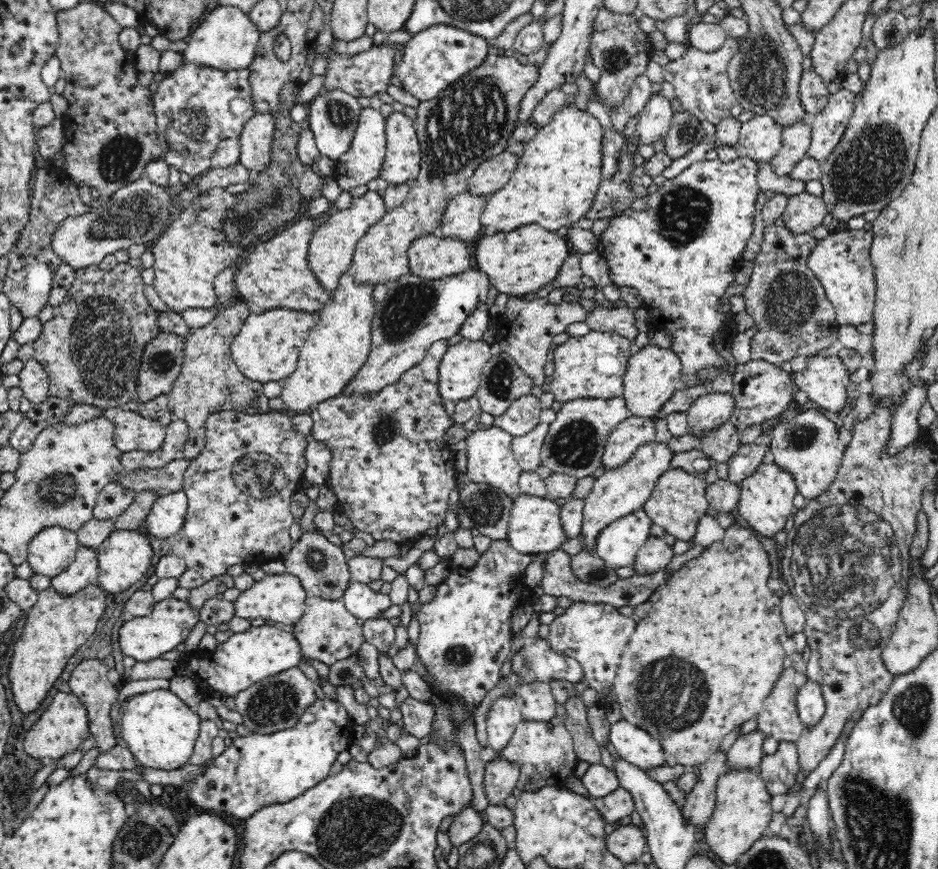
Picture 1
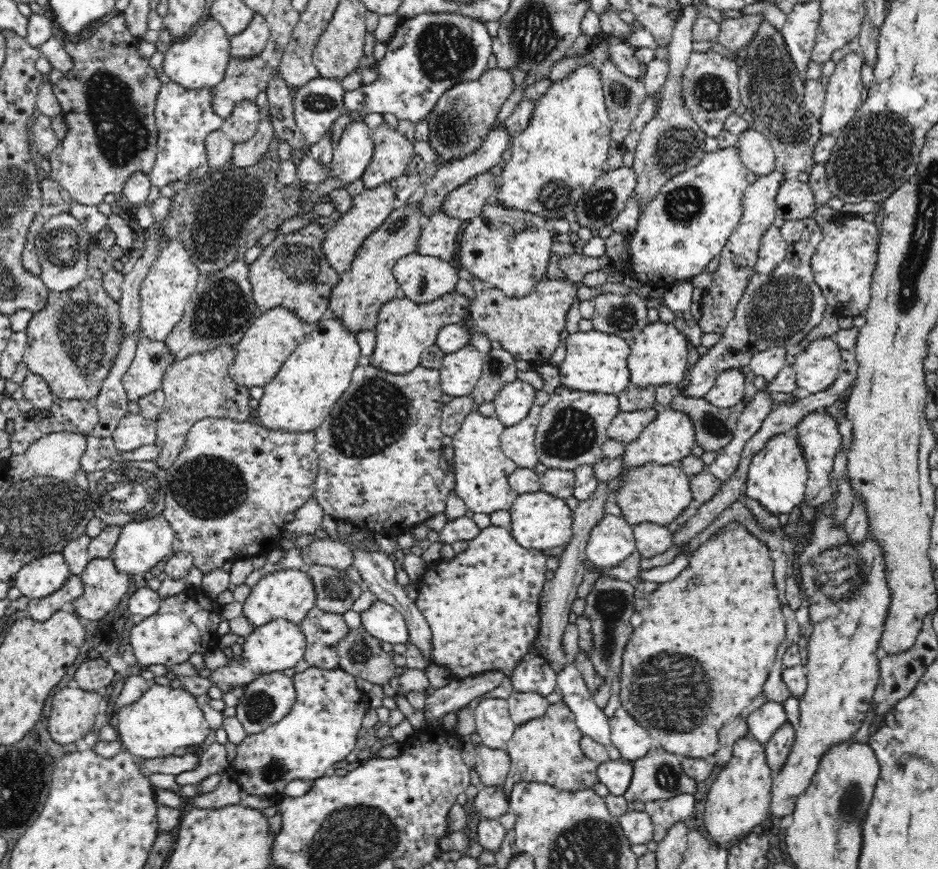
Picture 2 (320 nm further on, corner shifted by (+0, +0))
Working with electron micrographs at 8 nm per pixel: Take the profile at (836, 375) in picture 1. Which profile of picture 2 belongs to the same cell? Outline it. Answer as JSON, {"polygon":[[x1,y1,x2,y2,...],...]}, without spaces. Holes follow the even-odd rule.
{"polygon":[[832,336,814,339,795,354,796,361,792,366,797,386,806,388,810,394,826,390,838,378,841,356,841,348]]}

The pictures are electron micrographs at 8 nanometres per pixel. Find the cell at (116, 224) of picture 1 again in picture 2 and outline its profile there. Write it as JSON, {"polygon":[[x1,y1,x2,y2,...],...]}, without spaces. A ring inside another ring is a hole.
{"polygon":[[70,213,49,217,34,238,40,261,40,278,50,291,64,292,81,284,87,275,86,248,94,240,86,227]]}

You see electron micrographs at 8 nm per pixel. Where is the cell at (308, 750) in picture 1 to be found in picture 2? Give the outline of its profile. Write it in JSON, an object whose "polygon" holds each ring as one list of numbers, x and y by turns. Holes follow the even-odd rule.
{"polygon":[[308,667,302,672,295,673,291,679,296,691,296,702,290,708,290,712,282,716,276,724,271,724,258,734,247,736,237,745,236,758,230,768,236,781,244,788,244,794,280,798,290,780,303,778,312,782,314,779,322,778,328,774,332,764,345,760,347,754,358,750,357,740,362,728,362,719,370,707,370,697,367,692,358,688,355,677,340,668,324,670]]}

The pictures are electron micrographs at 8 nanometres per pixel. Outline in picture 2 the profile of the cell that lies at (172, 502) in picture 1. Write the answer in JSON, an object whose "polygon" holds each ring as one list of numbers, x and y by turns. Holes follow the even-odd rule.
{"polygon":[[162,513,154,518,141,522,130,522,122,527,118,541,114,545,110,560,114,562,116,571,126,574,132,578,137,574,144,574,154,568,168,554,174,552,173,541,175,540,174,530,164,518]]}

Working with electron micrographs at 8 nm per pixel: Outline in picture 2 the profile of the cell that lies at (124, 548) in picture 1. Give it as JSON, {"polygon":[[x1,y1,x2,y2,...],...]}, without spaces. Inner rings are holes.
{"polygon":[[110,559,91,560,81,574,83,594,71,602,76,617,96,621,118,606,130,576,120,574]]}

